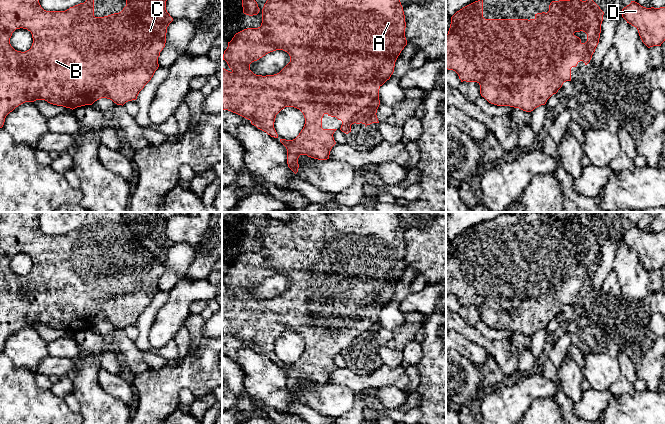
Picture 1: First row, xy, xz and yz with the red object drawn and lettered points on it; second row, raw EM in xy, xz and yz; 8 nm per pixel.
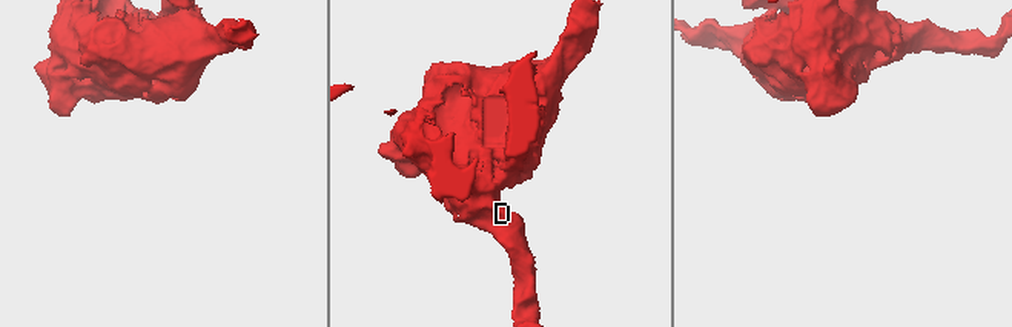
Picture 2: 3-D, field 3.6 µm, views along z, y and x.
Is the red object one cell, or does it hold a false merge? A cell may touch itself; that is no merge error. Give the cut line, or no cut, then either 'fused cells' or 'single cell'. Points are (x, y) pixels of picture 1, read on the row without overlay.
cut xy (126, 230), (110, 256), (114, 278), (107, 284), (112, 290); fused cells

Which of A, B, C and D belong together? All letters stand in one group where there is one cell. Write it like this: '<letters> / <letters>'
A B D / C

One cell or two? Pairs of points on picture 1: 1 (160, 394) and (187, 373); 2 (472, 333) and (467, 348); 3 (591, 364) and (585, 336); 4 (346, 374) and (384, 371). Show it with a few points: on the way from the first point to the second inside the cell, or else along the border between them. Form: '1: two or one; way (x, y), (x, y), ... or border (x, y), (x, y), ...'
1: one; way (167, 387), (176, 378), (180, 377)
2: two; border (456, 330), (469, 340), (480, 345), (488, 353)
3: two; border (584, 353), (606, 353), (612, 358)
4: one; way (355, 379), (375, 379)

